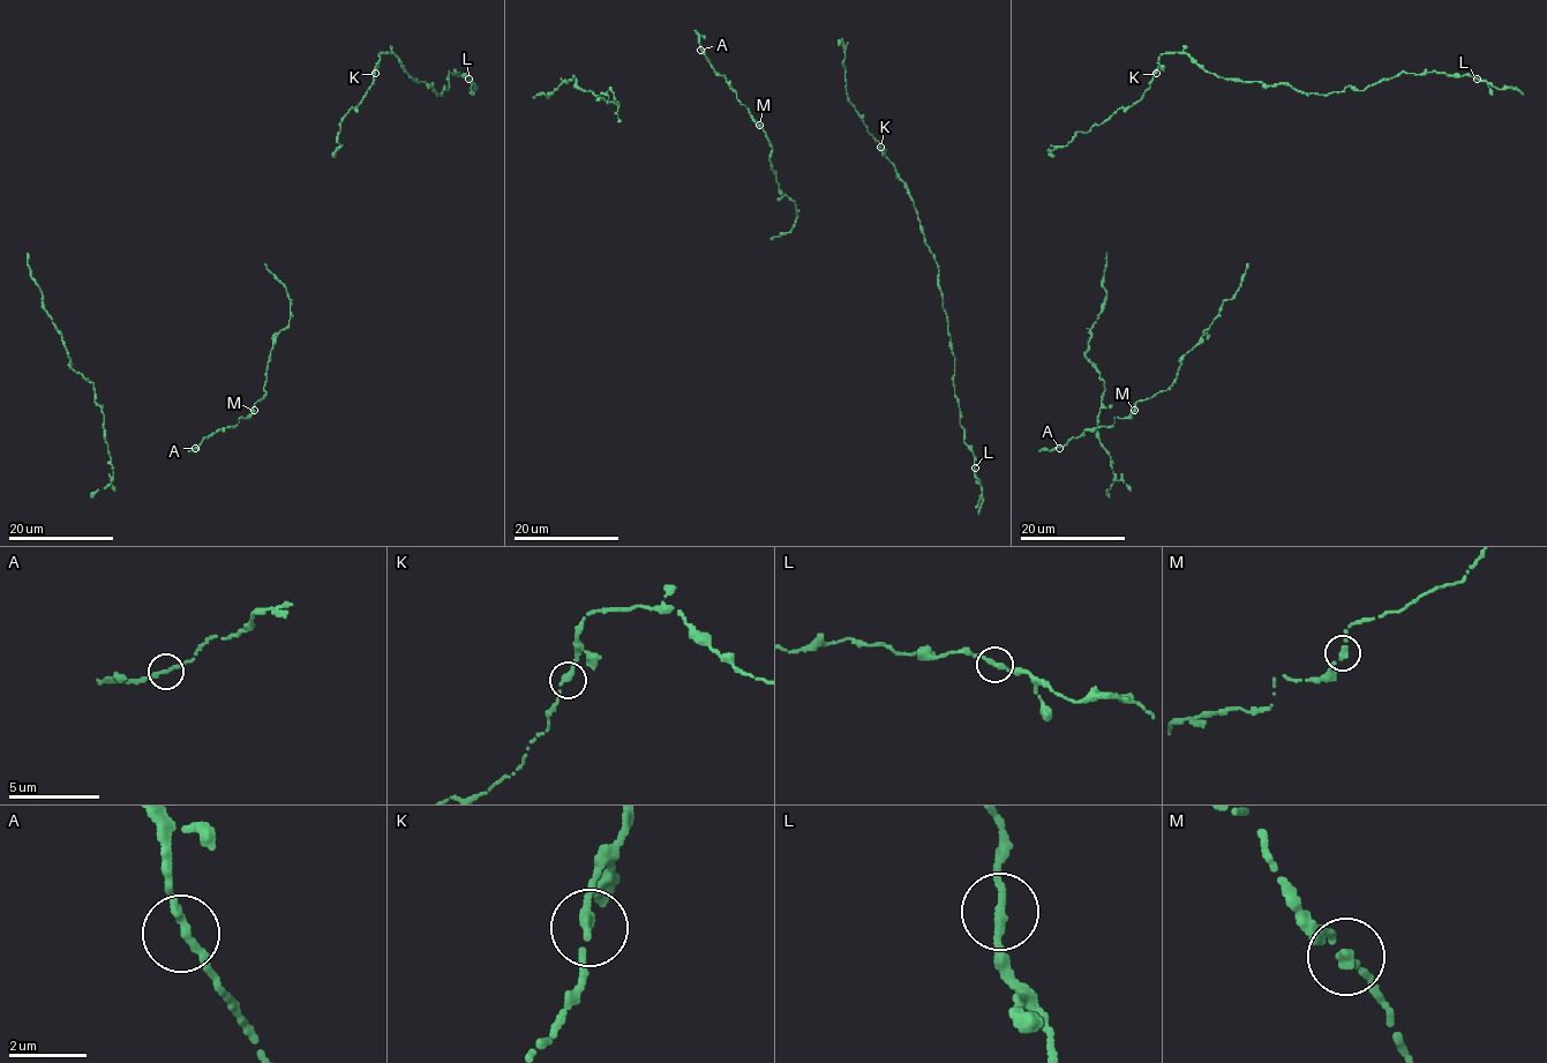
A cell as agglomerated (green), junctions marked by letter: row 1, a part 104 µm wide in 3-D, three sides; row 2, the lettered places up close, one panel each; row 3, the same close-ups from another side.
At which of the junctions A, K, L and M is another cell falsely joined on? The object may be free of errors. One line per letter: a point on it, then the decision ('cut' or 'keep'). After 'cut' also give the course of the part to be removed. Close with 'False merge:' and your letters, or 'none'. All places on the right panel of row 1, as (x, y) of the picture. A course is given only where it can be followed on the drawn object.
A: place (1059, 448); keep
K: place (1156, 73); keep
L: place (1477, 79); keep
M: place (1134, 410); keep
False merge: none

